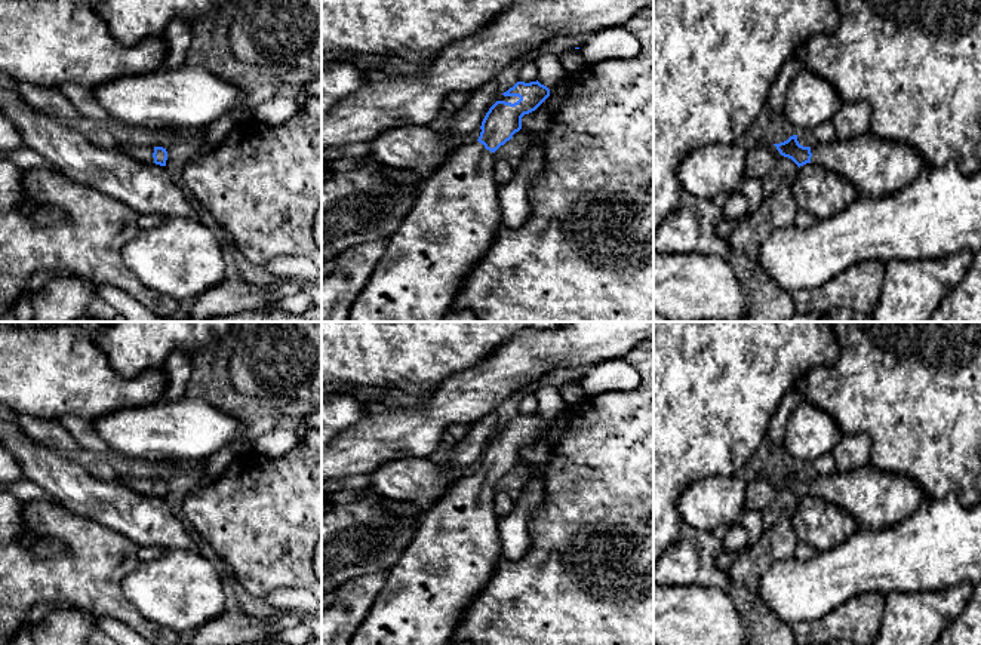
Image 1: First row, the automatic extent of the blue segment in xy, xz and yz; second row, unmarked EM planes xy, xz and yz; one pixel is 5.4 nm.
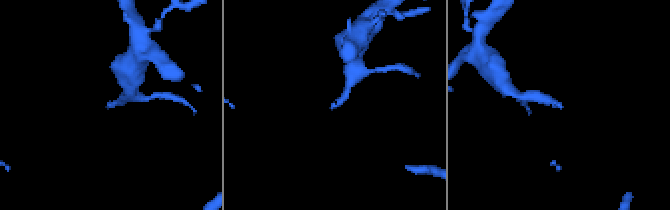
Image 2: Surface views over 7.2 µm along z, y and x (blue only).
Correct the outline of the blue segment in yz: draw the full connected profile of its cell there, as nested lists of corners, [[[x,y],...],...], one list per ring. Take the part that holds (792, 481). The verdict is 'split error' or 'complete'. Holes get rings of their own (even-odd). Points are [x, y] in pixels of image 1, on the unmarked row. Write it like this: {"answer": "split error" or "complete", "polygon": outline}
{"answer": "split error", "polygon": [[[873,466],[849,472],[836,470],[815,479],[800,477],[797,467],[793,467],[774,477],[799,500],[806,495],[824,498],[846,510],[859,526],[874,529],[899,523],[929,500],[910,477]]]}

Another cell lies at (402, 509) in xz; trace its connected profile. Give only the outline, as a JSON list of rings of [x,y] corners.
[[[378,500],[378,503],[390,510],[394,516],[400,517],[418,517],[422,515],[421,509],[413,503],[405,503],[397,500]]]

